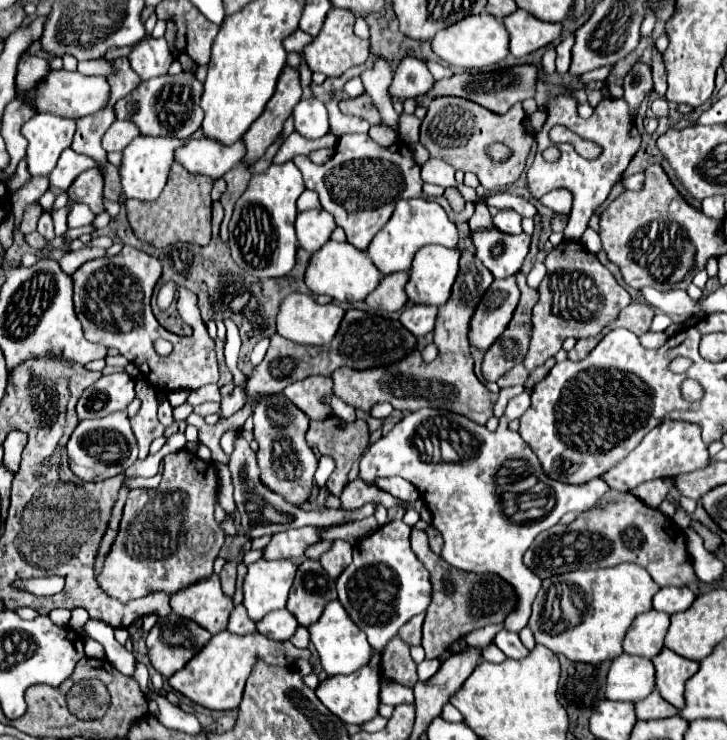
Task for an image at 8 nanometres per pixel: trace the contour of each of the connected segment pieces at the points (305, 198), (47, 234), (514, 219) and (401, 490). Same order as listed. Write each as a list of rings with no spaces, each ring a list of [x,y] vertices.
[[[306,190],[298,200],[298,212],[310,210],[310,208],[320,208],[320,202],[318,202],[318,196],[312,190]]]
[[[42,214],[42,216],[40,216],[38,232],[40,232],[40,236],[42,236],[46,242],[54,240],[54,226],[52,226],[52,216],[50,216],[50,214]]]
[[[502,210],[492,216],[492,226],[504,234],[520,234],[522,232],[520,222],[522,222],[522,216],[512,210]]]
[[[382,478],[382,480],[378,480],[378,488],[390,492],[392,496],[396,496],[396,498],[400,498],[404,502],[414,502],[414,500],[420,498],[418,490],[410,482],[402,480],[402,478]]]

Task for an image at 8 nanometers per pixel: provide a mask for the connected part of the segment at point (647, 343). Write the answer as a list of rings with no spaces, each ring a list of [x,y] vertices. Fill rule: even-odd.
[[[647,332],[639,337],[642,346],[648,349],[655,349],[663,346],[668,340],[667,335],[664,332],[652,333]]]

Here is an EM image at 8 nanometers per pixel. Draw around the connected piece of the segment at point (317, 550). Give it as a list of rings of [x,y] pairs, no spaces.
[[[328,540],[318,542],[318,544],[314,544],[314,546],[310,546],[310,548],[306,550],[306,558],[310,558],[310,560],[318,560],[324,552],[330,550],[330,546],[332,546],[332,542],[328,542]]]

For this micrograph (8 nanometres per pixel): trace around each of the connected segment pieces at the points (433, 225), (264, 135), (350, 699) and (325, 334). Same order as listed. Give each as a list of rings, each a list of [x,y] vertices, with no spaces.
[[[412,198],[412,200],[398,202],[394,214],[390,216],[390,222],[386,222],[382,230],[372,238],[366,254],[370,256],[374,266],[386,276],[394,272],[406,272],[410,268],[410,262],[416,250],[426,244],[440,244],[446,248],[456,248],[456,242],[458,242],[458,228],[454,226],[454,222],[450,222],[444,208],[424,198],[422,200]]]
[[[286,66],[286,70],[282,72],[282,78],[278,78],[278,86],[276,86],[276,92],[274,92],[274,98],[270,98],[270,102],[266,104],[266,110],[264,110],[264,114],[250,126],[250,130],[246,130],[246,134],[242,136],[242,142],[244,142],[244,146],[246,146],[246,156],[244,156],[244,162],[250,166],[250,170],[252,170],[252,166],[254,166],[254,162],[258,160],[258,158],[262,158],[264,156],[264,152],[266,152],[266,148],[280,136],[280,132],[282,132],[282,128],[284,128],[284,122],[288,120],[288,116],[292,114],[292,108],[300,102],[300,98],[302,98],[302,88],[300,88],[300,76],[298,76],[298,72],[296,70],[292,70],[292,68],[288,68]]]
[[[362,666],[354,674],[346,676],[328,676],[318,684],[314,690],[320,702],[342,722],[346,724],[364,724],[372,718],[378,716],[378,706],[380,706],[380,674],[372,666]]]
[[[290,294],[282,300],[276,328],[278,334],[296,344],[326,344],[334,338],[344,308],[338,304],[316,304],[310,294]]]

